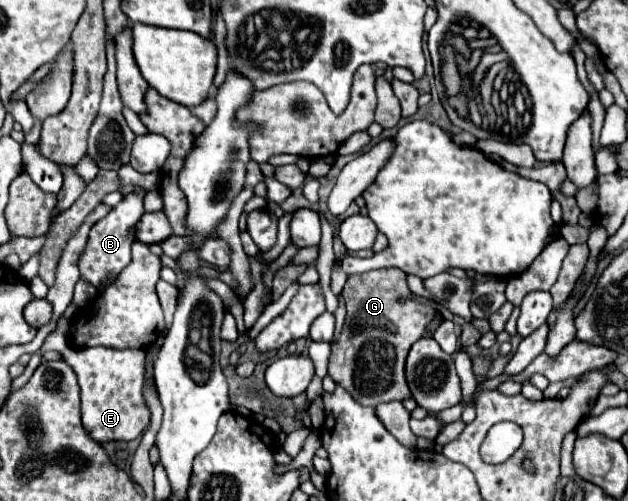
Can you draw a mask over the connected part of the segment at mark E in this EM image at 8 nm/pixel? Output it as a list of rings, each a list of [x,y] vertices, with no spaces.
[[[87,347],[71,349],[61,353],[63,361],[75,369],[81,387],[81,415],[83,427],[89,437],[97,443],[107,441],[131,441],[139,437],[149,425],[149,407],[143,395],[144,349],[109,349],[109,347]]]

